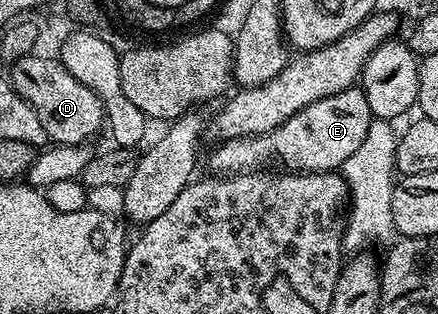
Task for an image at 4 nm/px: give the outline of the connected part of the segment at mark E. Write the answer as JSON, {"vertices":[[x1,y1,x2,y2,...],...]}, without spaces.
{"vertices":[[355,86,352,88,345,88,340,90,340,94,332,94,331,96,325,96,320,98,316,102,312,102,308,106,304,106,304,110,300,110,296,114,292,114,292,118,288,118,288,122,284,122,280,126,276,126,276,130,266,132,263,136,237,136,231,140,222,140,219,143,219,148,215,150,210,156,210,168,209,171,214,174,237,174,240,172,256,172,259,171,263,166,270,166,275,160,275,165,281,166,283,169,291,172,333,172,341,169,344,162,348,162,348,158,352,158,352,154,356,154,356,150,360,150,360,146,364,142,364,134,368,134,371,122,370,107,368,106,368,98,362,92,361,87]]}

